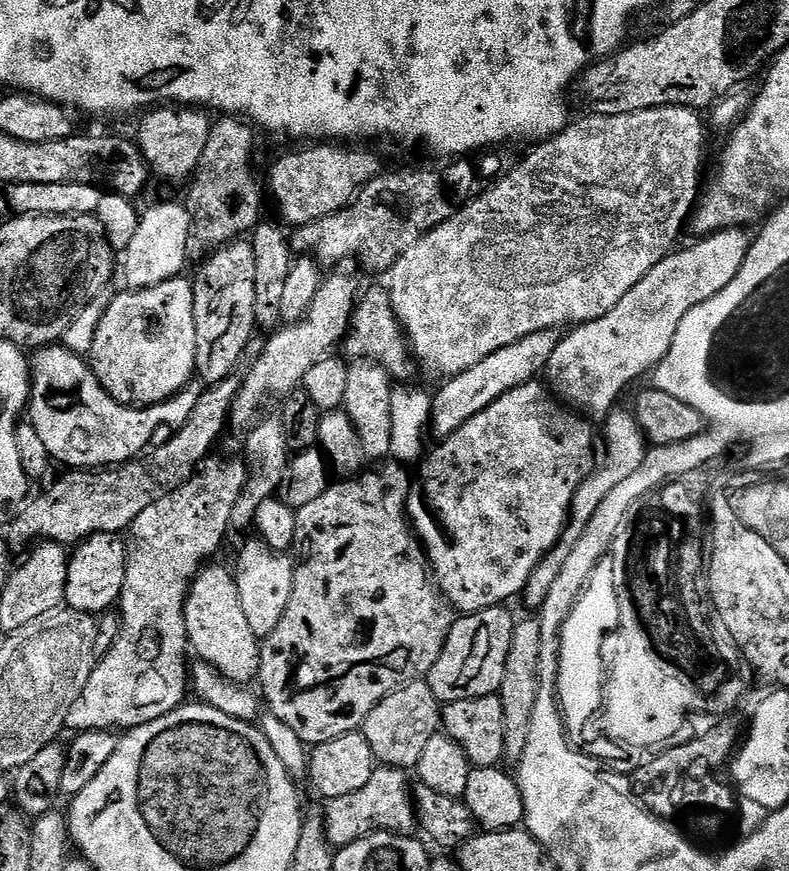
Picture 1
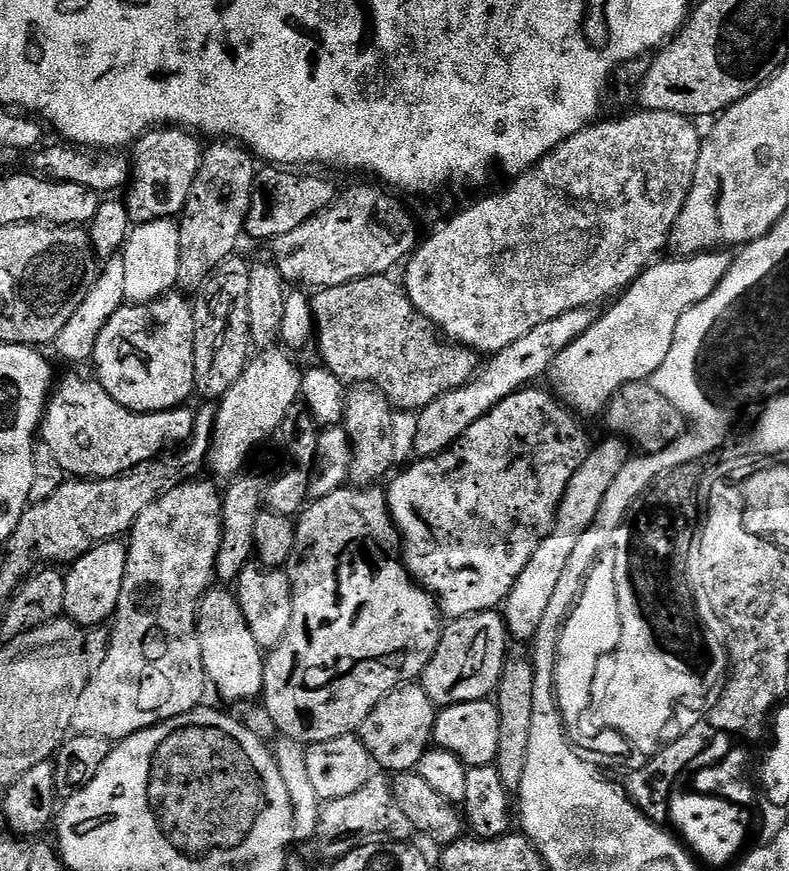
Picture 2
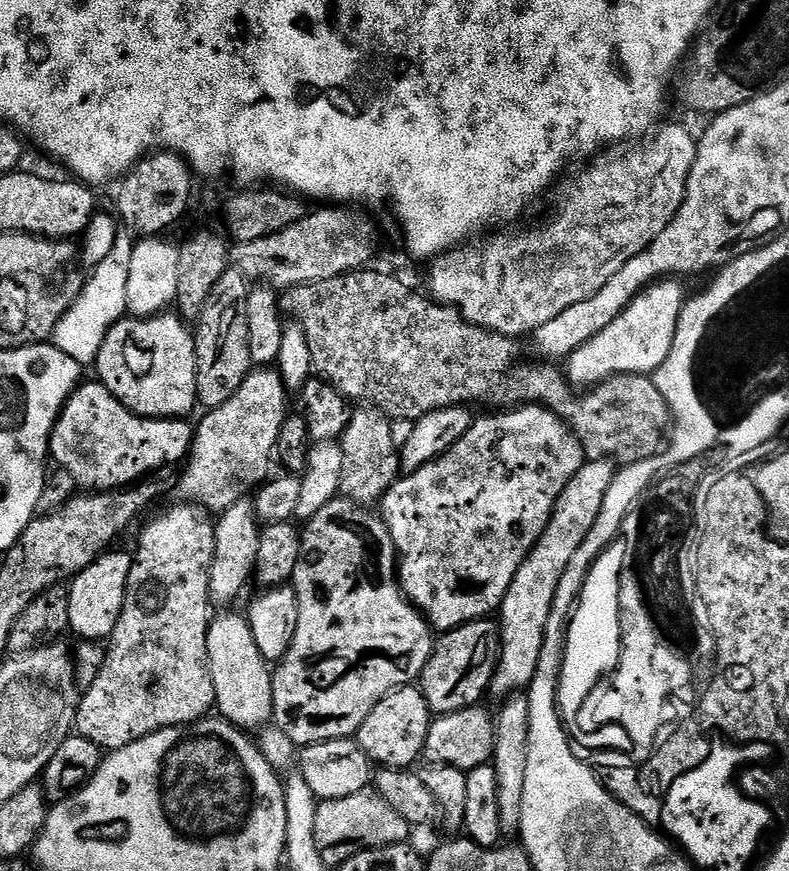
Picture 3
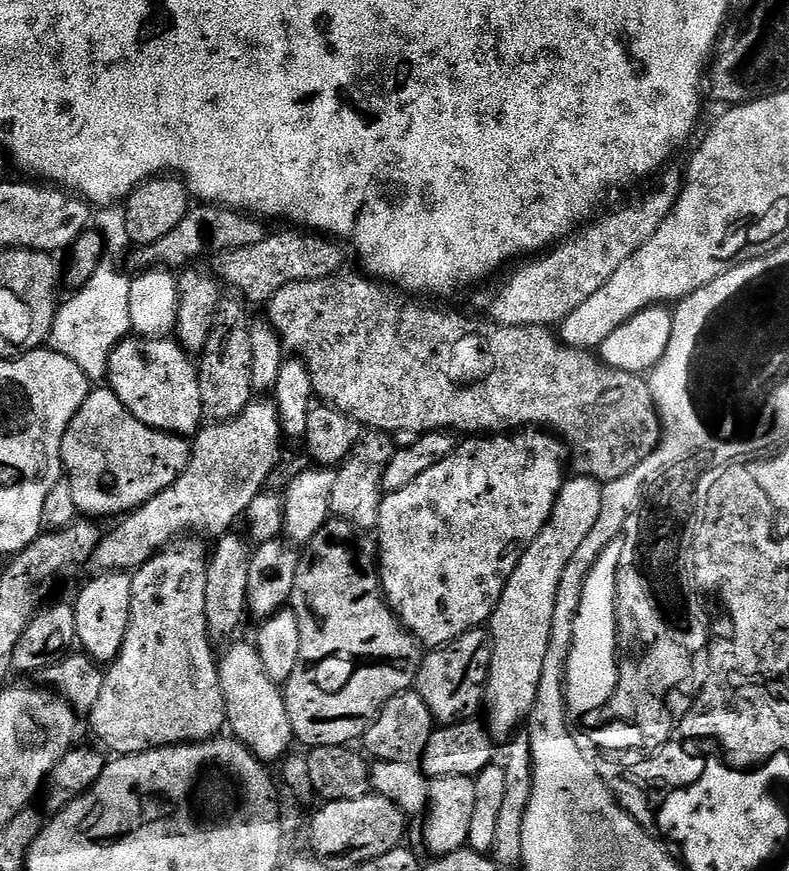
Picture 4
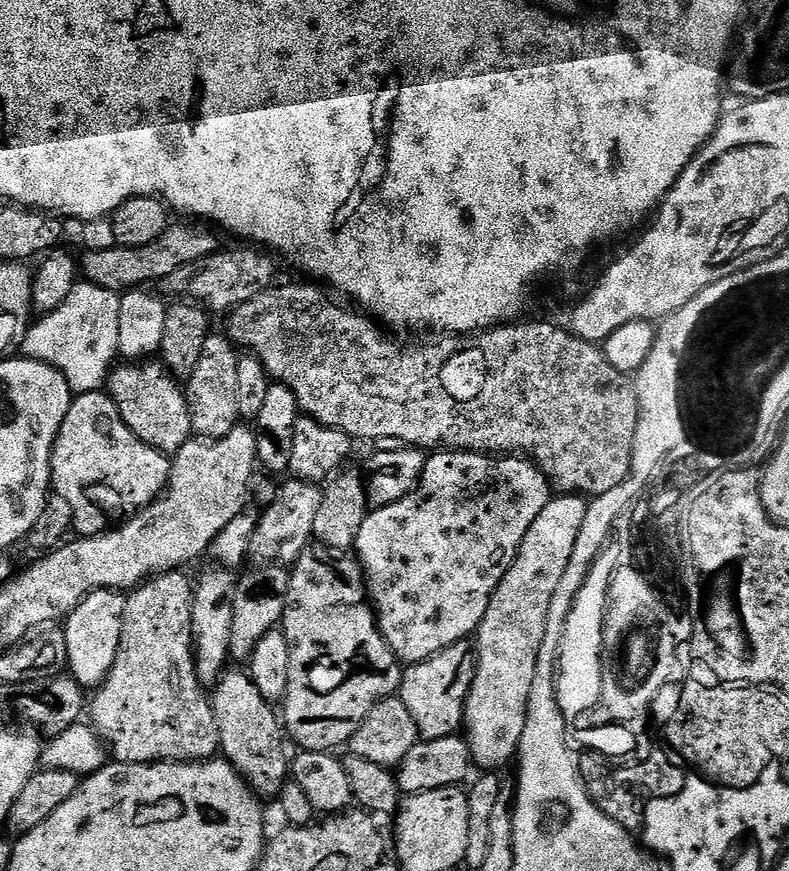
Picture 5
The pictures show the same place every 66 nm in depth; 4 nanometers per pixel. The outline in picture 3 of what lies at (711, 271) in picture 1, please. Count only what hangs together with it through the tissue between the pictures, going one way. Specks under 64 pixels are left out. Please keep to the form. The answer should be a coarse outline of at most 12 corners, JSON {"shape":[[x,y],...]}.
{"shape":[[683,283],[645,288],[566,357],[568,383],[655,373],[670,354]]}

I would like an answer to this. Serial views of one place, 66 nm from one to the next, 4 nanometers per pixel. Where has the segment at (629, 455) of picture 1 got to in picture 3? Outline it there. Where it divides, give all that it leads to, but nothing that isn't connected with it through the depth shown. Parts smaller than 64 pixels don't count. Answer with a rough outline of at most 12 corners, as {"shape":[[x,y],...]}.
{"shape":[[588,460],[500,603],[493,685],[538,670],[546,622],[570,558],[617,469]]}

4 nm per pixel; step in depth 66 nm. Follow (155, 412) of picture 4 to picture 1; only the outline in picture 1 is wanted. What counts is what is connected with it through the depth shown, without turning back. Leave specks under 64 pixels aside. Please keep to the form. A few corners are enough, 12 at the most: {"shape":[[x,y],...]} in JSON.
{"shape":[[193,281],[109,299],[90,353],[102,387],[160,404],[196,376]]}

